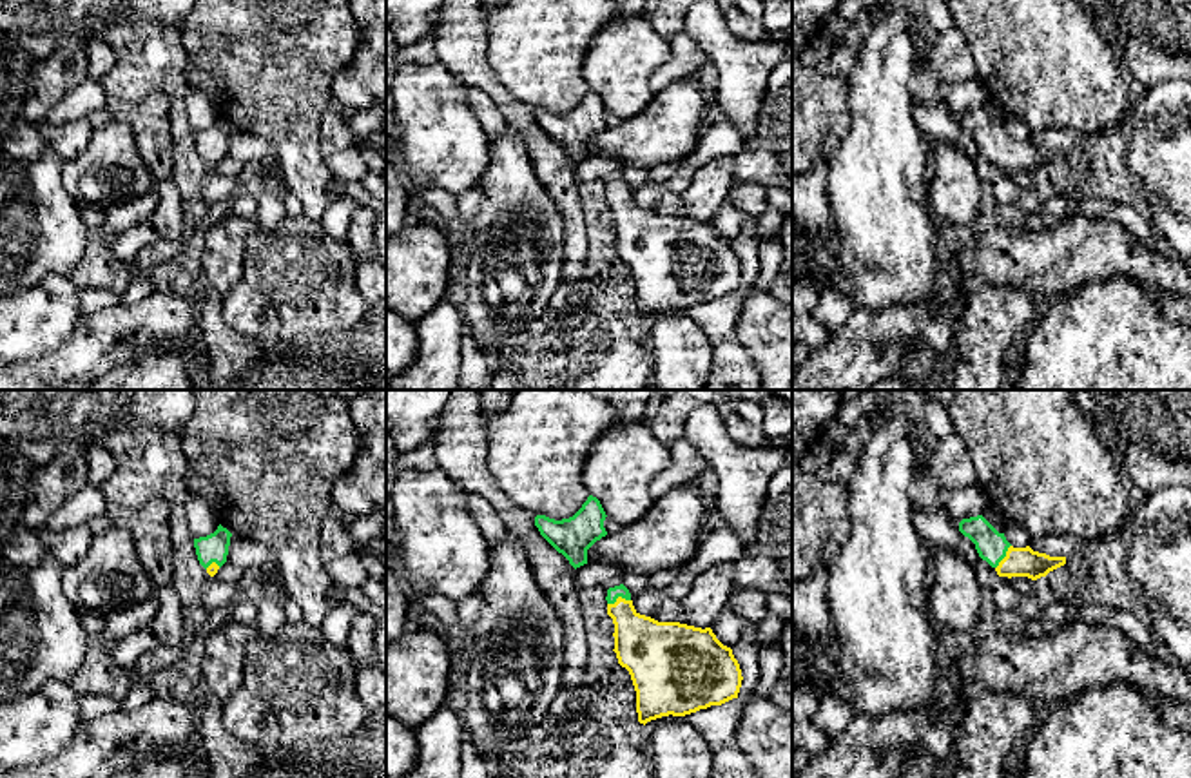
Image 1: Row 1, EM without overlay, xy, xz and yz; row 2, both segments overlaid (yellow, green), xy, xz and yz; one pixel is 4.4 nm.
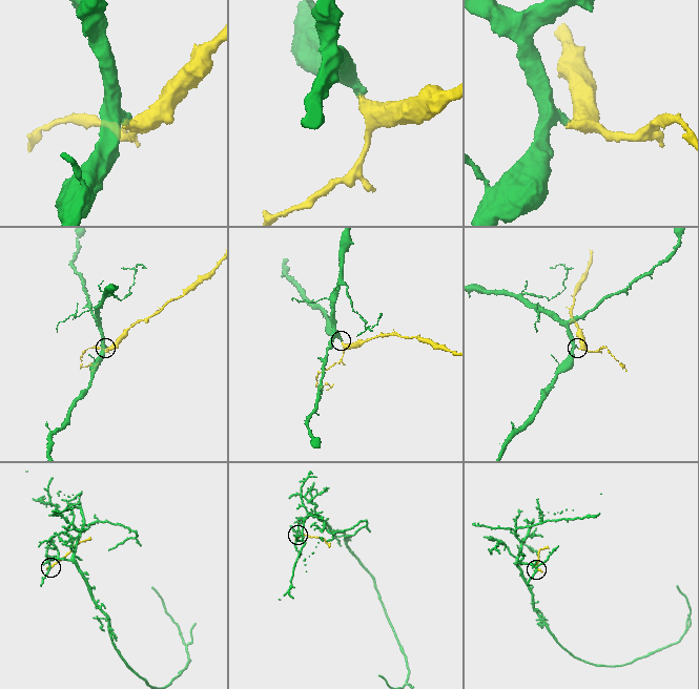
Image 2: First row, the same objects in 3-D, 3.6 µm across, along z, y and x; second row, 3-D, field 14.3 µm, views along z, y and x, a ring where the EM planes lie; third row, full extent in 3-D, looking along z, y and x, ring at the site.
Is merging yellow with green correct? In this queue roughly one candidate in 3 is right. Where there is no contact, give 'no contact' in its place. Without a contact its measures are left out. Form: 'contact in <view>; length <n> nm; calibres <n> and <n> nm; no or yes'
contact in xz; length 110 nm; calibres 260 and 60 nm; yes

